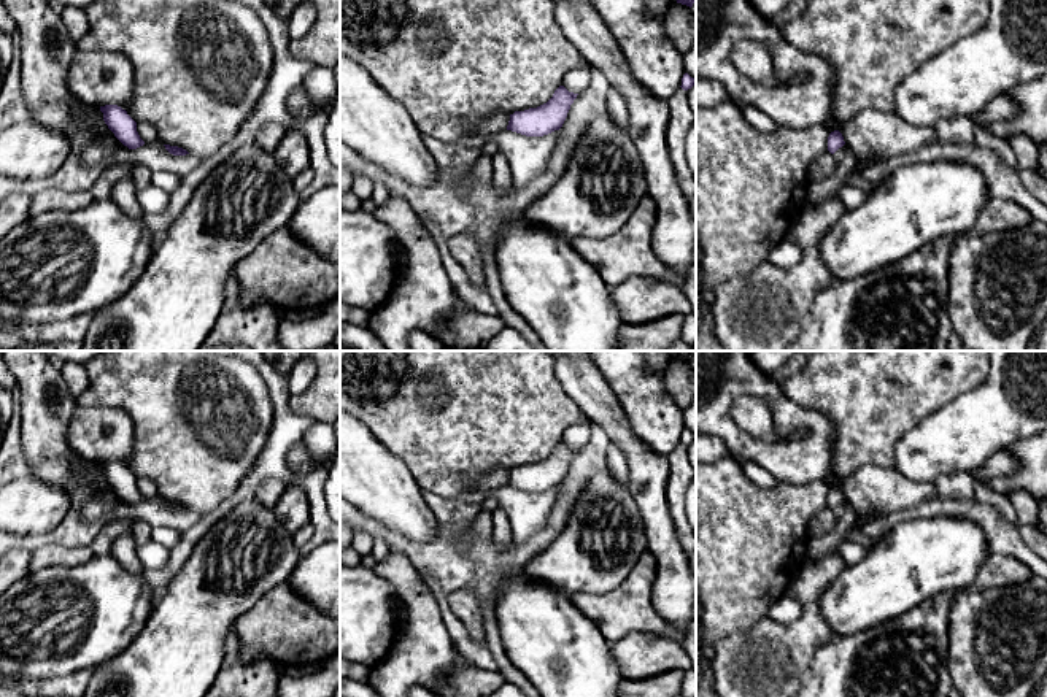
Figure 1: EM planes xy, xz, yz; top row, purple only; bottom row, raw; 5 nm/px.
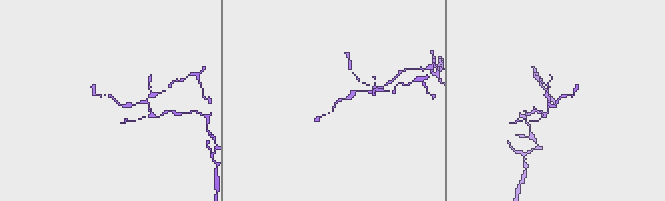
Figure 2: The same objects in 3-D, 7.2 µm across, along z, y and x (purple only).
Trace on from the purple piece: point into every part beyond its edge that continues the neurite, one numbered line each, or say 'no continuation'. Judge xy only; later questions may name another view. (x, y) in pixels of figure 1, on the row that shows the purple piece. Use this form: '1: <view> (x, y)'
no continuation

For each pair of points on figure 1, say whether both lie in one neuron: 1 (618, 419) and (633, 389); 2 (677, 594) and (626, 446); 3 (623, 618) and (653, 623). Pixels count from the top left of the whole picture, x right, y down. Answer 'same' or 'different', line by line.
1: different
2: same
3: same

